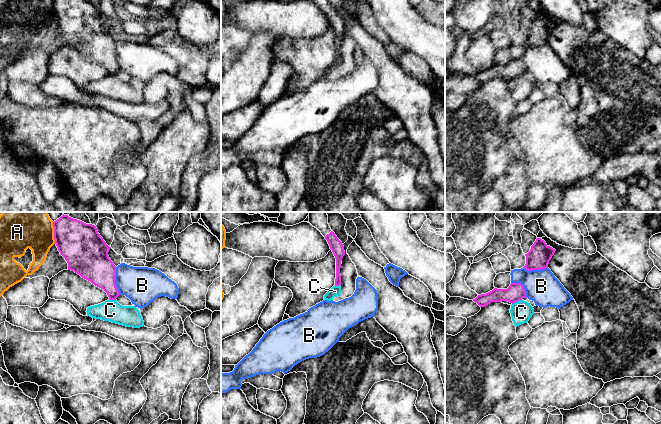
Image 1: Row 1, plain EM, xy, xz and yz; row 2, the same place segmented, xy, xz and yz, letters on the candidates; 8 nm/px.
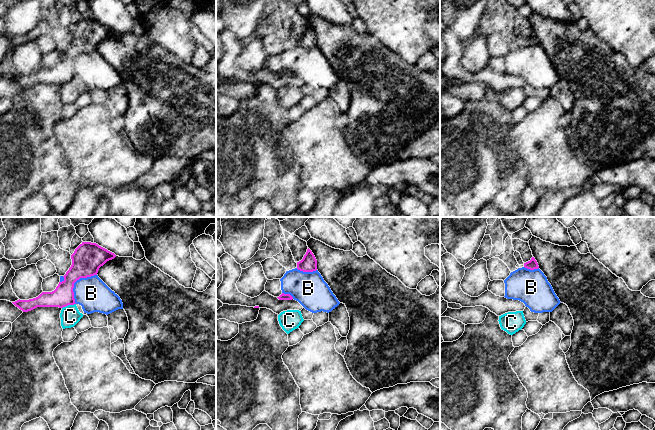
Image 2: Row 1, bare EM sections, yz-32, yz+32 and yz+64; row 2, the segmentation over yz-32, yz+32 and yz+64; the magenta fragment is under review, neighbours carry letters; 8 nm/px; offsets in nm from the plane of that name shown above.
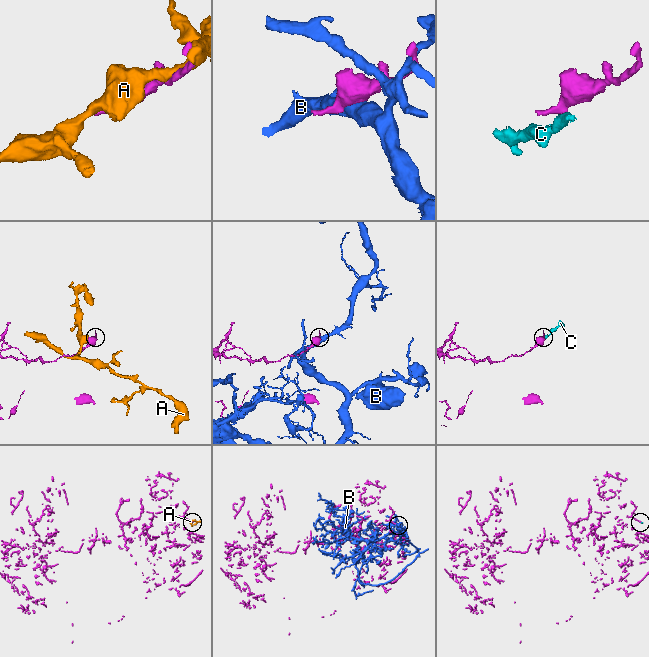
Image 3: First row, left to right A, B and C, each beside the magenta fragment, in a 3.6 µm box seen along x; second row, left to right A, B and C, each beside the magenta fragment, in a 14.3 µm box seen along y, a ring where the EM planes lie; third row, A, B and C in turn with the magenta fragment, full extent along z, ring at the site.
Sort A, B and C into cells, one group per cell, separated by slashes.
A / B / C

